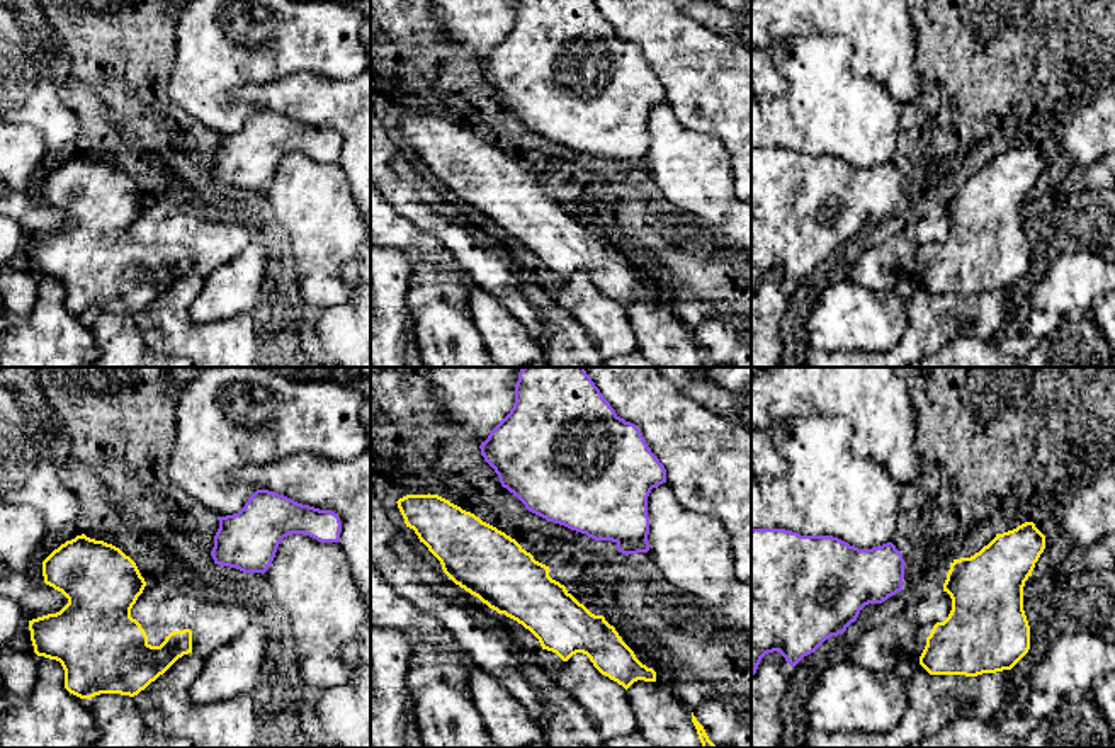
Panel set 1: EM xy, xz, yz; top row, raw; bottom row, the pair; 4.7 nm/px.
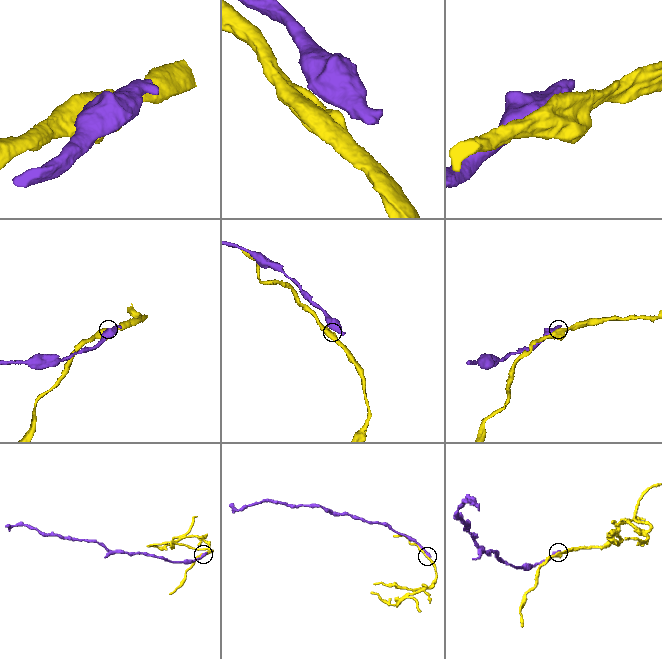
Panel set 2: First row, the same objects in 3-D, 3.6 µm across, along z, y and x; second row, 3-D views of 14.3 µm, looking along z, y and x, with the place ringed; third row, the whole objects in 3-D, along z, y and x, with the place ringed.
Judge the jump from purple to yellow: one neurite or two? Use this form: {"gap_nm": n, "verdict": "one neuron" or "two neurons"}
{"gap_nm": 150, "verdict": "two neurons"}

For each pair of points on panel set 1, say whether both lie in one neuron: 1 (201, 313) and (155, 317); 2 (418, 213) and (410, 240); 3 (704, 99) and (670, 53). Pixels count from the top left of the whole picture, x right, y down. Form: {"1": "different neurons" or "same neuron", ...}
{"1": "different neurons", "2": "different neurons", "3": "same neuron"}

